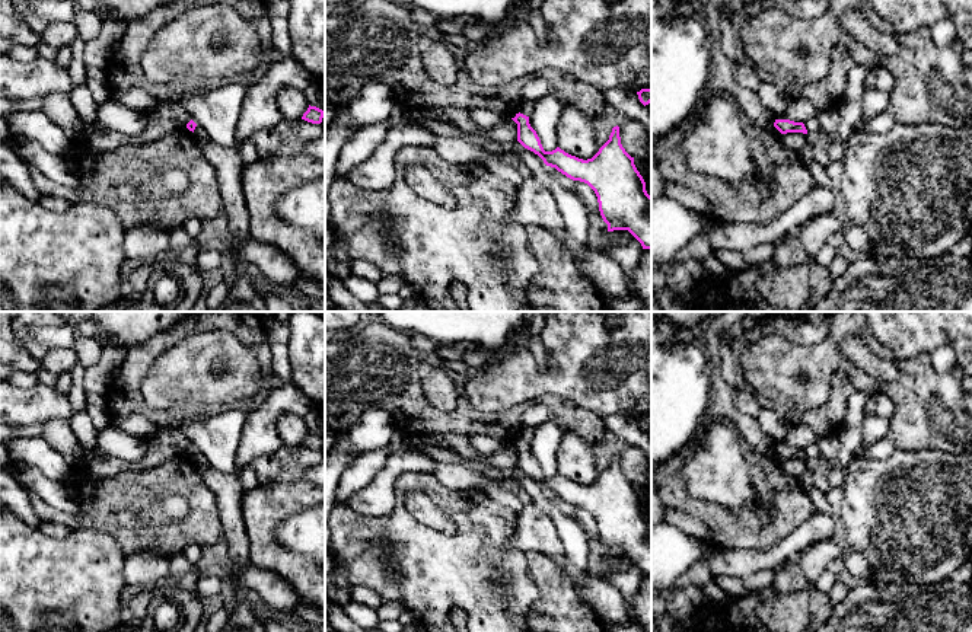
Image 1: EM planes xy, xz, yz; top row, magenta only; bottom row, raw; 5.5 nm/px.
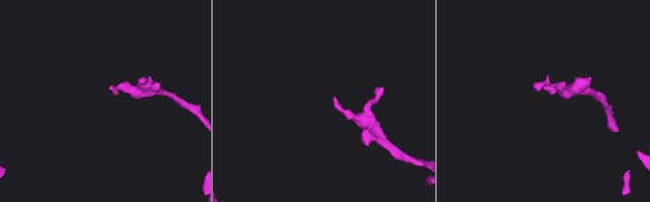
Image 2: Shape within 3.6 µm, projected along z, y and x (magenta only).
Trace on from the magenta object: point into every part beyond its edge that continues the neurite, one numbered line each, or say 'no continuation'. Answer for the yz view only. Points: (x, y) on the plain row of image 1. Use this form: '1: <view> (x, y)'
no continuation

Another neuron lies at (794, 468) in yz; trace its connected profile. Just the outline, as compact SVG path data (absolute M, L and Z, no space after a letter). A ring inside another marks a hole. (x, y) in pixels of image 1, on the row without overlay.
M803 459L783 460L784 470L788 476L799 479L807 470L807 462Z

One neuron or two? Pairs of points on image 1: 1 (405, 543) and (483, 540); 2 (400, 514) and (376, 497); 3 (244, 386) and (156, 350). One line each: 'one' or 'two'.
1: one
2: two
3: two

